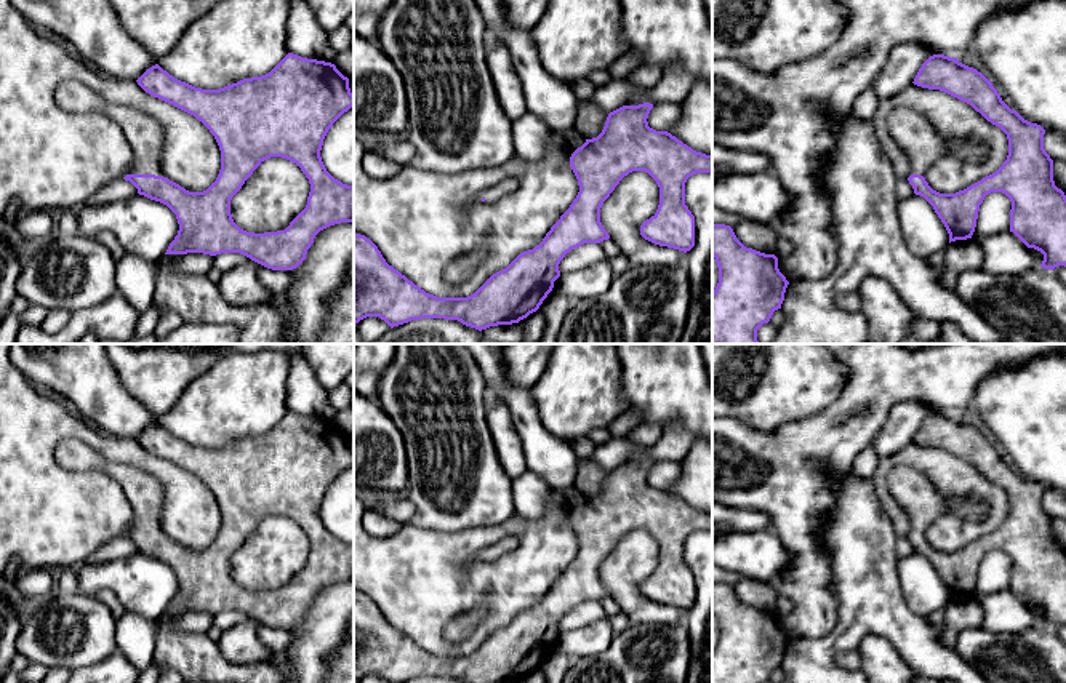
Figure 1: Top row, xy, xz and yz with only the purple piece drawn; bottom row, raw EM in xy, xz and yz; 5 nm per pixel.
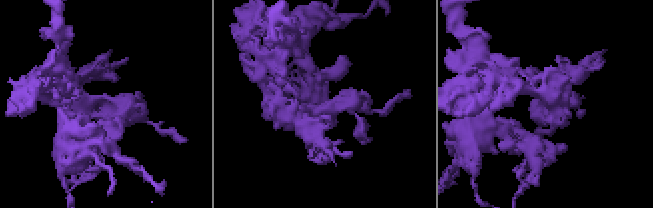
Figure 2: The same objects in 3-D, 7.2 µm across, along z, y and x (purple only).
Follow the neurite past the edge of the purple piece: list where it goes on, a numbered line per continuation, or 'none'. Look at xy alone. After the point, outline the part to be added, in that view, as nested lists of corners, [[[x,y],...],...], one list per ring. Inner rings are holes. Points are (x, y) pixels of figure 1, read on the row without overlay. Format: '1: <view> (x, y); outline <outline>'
1: xy (143, 490); outline [[[75,438],[62,440],[56,446],[54,456],[67,470],[102,470],[110,475],[122,485],[133,509],[131,531],[160,534],[163,486],[154,475],[134,465],[107,462]]]

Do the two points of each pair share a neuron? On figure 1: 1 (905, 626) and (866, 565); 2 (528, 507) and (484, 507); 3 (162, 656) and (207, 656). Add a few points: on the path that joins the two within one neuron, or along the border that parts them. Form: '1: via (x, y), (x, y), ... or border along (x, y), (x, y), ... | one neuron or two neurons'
1: via (890, 611), (868, 589), (866, 579) | one neuron
2: border along (511, 487), (516, 512) | two neurons
3: via (173, 656), (196, 656) | one neuron

